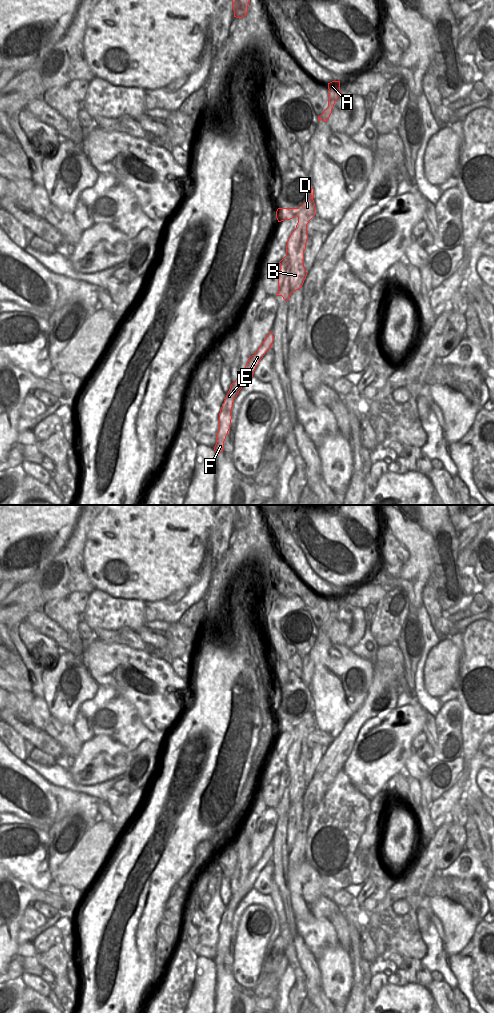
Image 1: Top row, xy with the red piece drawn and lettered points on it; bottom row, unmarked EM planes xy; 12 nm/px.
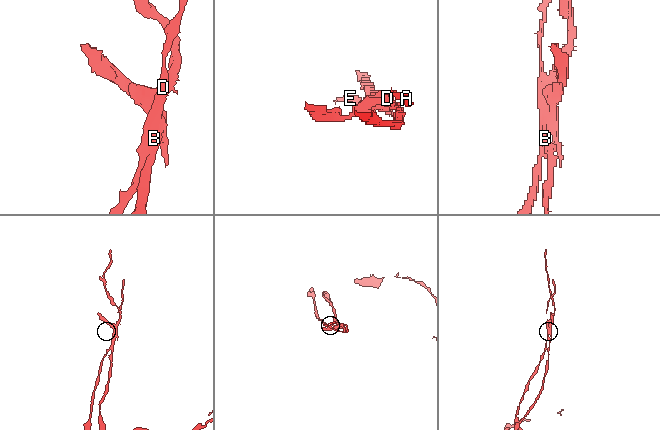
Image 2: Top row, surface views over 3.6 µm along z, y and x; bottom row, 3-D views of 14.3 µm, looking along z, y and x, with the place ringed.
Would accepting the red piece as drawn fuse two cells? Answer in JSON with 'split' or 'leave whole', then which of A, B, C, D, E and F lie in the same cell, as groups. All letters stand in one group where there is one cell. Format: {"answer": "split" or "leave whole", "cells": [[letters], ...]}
{"answer": "split", "cells": [["A", "C", "E", "F"], ["B", "D"]]}

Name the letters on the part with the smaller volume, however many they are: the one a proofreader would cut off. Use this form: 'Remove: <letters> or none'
Remove: A, C, E, F

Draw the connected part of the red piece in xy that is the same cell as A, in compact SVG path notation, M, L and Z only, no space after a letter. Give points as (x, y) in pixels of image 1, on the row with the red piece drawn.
M332 81L328 83L328 107L323 111L323 113L318 116L318 121L322 120L324 122L327 122L331 113L332 109L334 107L334 104L336 100L339 97L339 94L341 92L340 90L340 81Z

